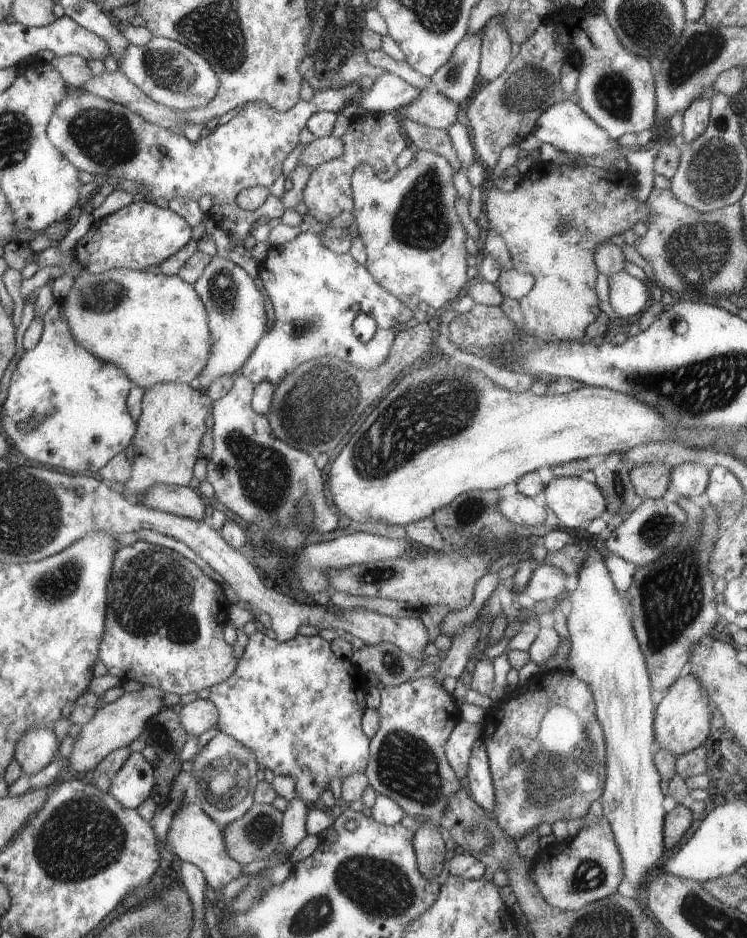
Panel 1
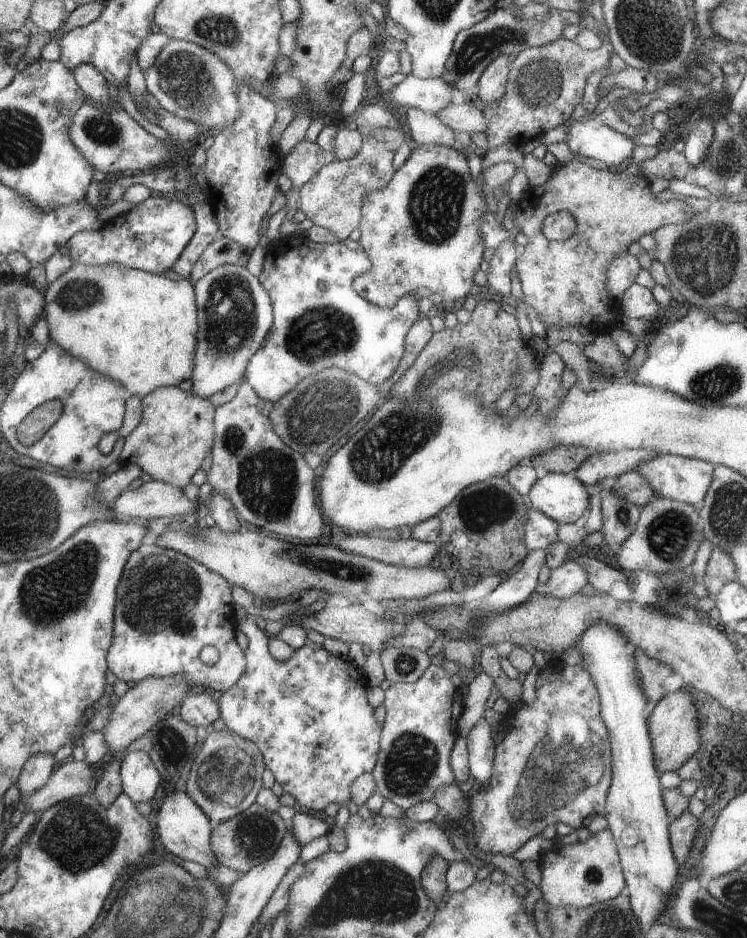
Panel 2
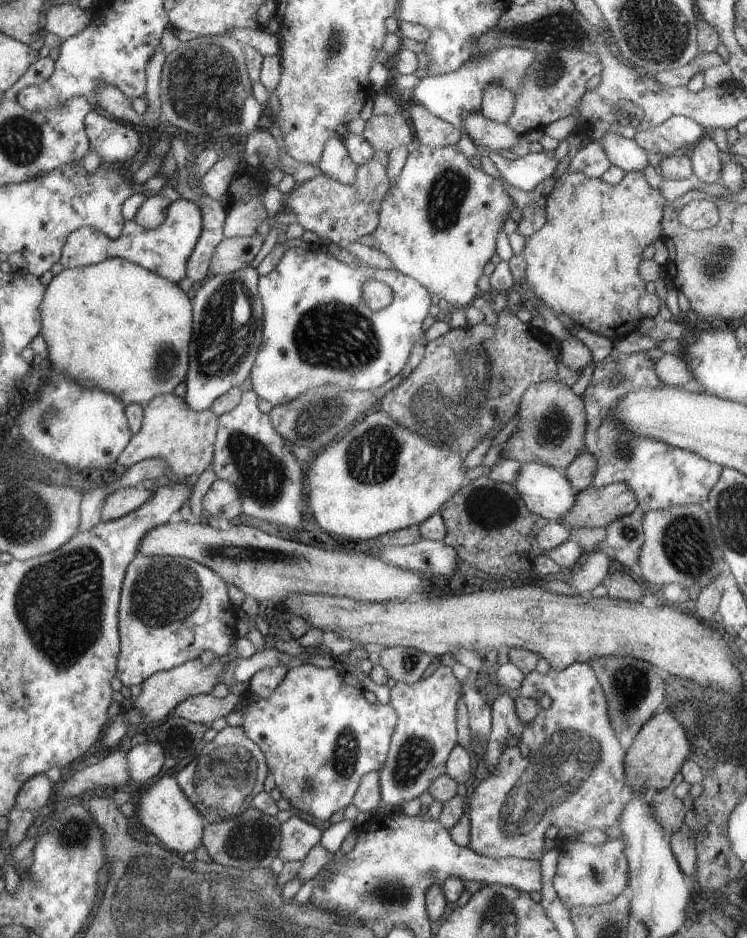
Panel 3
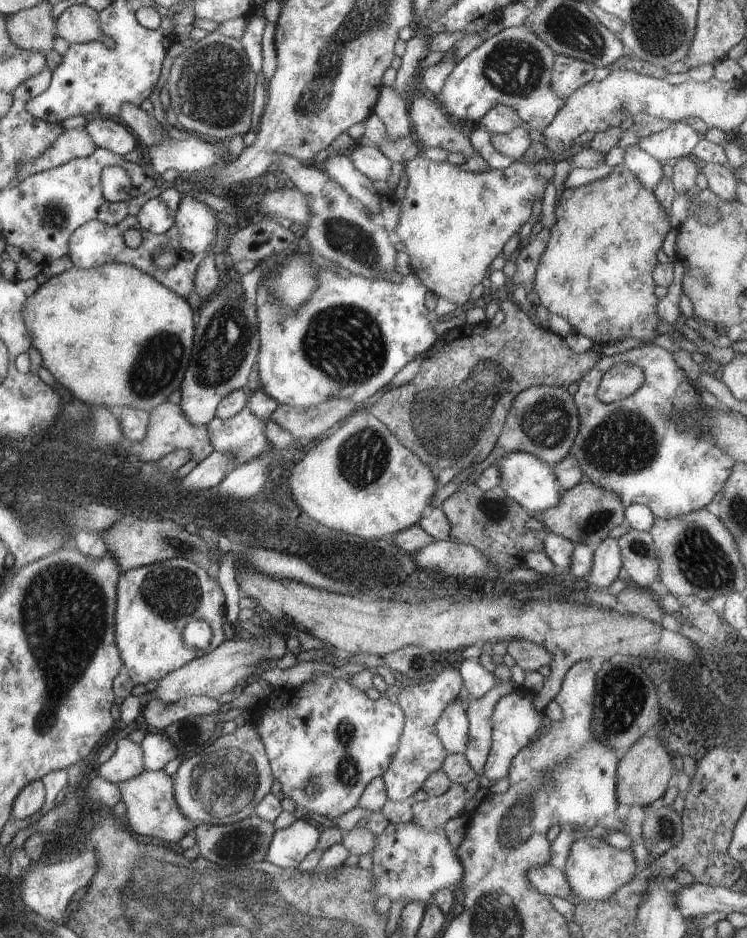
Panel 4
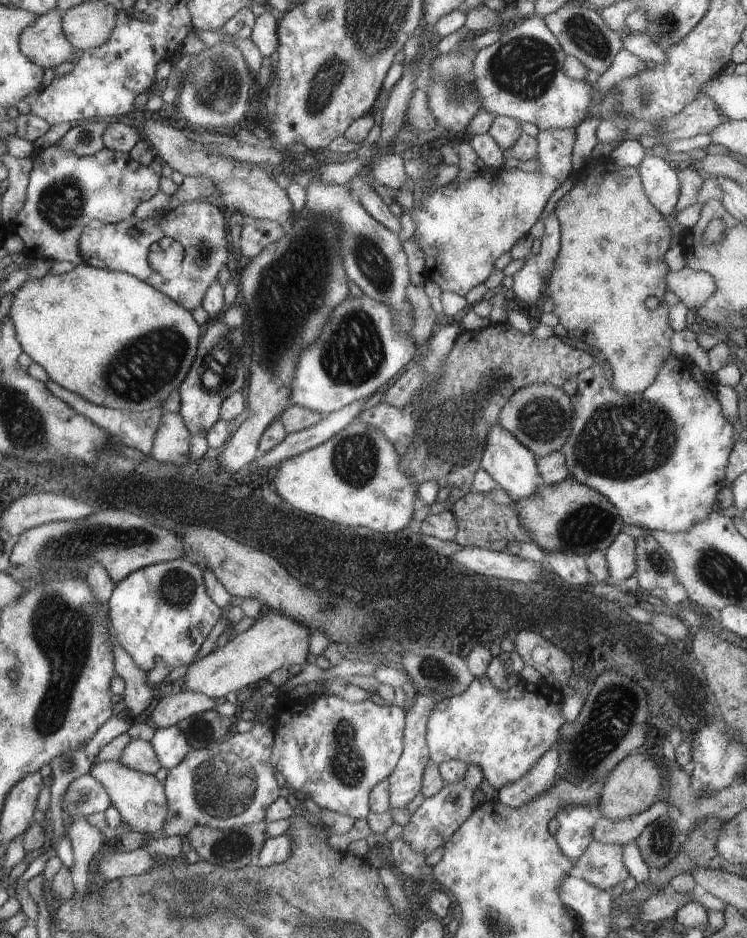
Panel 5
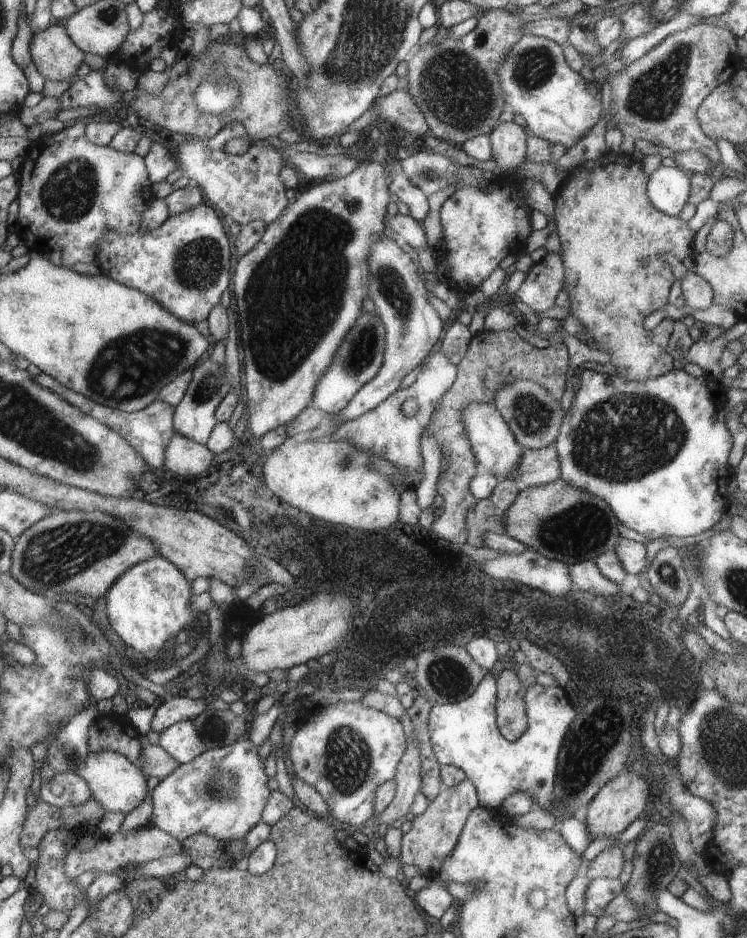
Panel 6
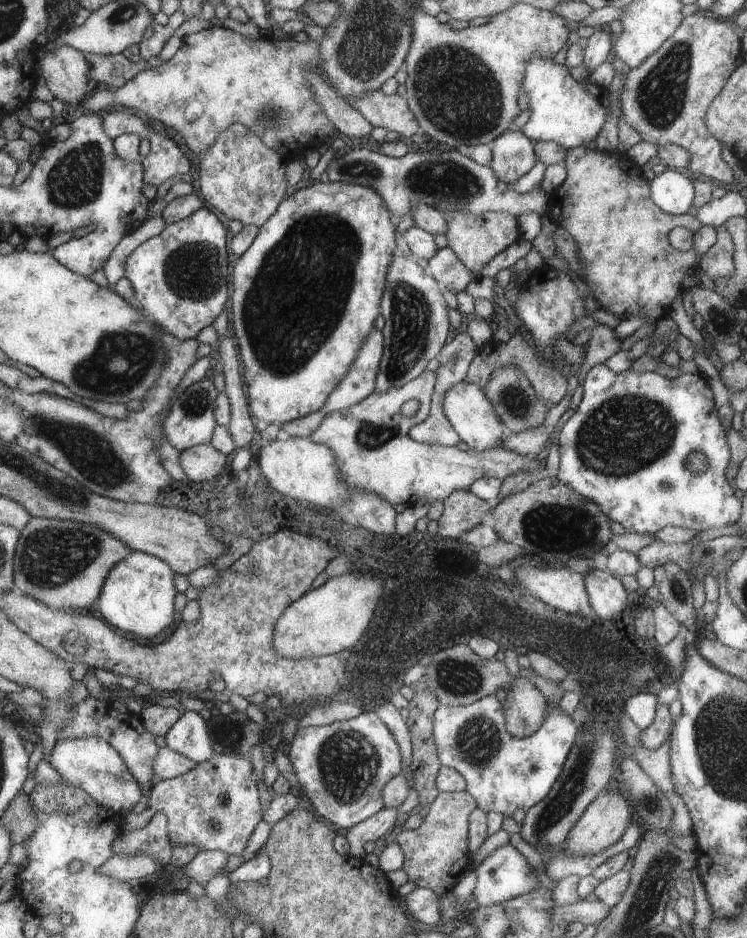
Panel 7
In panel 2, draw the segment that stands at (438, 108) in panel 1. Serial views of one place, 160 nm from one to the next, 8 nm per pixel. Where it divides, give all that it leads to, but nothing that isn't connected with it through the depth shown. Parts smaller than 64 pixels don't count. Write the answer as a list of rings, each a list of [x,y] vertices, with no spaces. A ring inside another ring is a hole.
[[[466,101],[455,105],[453,102],[438,116],[452,130],[460,133],[485,132],[487,120],[477,103]]]

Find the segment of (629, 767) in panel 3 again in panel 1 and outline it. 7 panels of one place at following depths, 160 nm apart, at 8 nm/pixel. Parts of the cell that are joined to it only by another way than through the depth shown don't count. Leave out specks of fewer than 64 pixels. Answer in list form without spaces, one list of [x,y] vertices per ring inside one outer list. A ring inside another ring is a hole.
[[[692,674],[679,677],[666,691],[657,708],[657,743],[659,748],[670,751],[678,758],[706,742],[710,734],[712,704],[700,681]]]

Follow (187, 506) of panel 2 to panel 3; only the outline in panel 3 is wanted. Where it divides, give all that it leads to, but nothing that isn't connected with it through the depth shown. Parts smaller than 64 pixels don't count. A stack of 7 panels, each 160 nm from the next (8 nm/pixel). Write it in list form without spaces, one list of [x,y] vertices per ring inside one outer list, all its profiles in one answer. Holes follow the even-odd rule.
[[[120,487],[111,492],[101,506],[101,520],[113,521],[125,517],[145,504],[153,495],[153,491],[146,491],[140,487]]]

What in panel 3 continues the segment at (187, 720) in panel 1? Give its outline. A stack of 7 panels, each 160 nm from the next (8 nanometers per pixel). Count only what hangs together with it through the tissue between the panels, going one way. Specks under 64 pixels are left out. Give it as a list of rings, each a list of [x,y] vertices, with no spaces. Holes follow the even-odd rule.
[[[229,692],[223,699],[214,697],[210,693],[196,695],[181,702],[172,711],[172,715],[192,722],[210,724],[220,716],[228,716],[237,708],[240,700],[241,695],[236,692]]]

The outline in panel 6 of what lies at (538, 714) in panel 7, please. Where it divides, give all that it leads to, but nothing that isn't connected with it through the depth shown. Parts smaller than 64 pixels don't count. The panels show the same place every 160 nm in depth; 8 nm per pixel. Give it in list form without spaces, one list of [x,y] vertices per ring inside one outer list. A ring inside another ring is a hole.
[[[498,666],[498,726],[501,733],[510,741],[515,741],[529,728],[526,698],[527,688],[518,679],[517,672]]]

